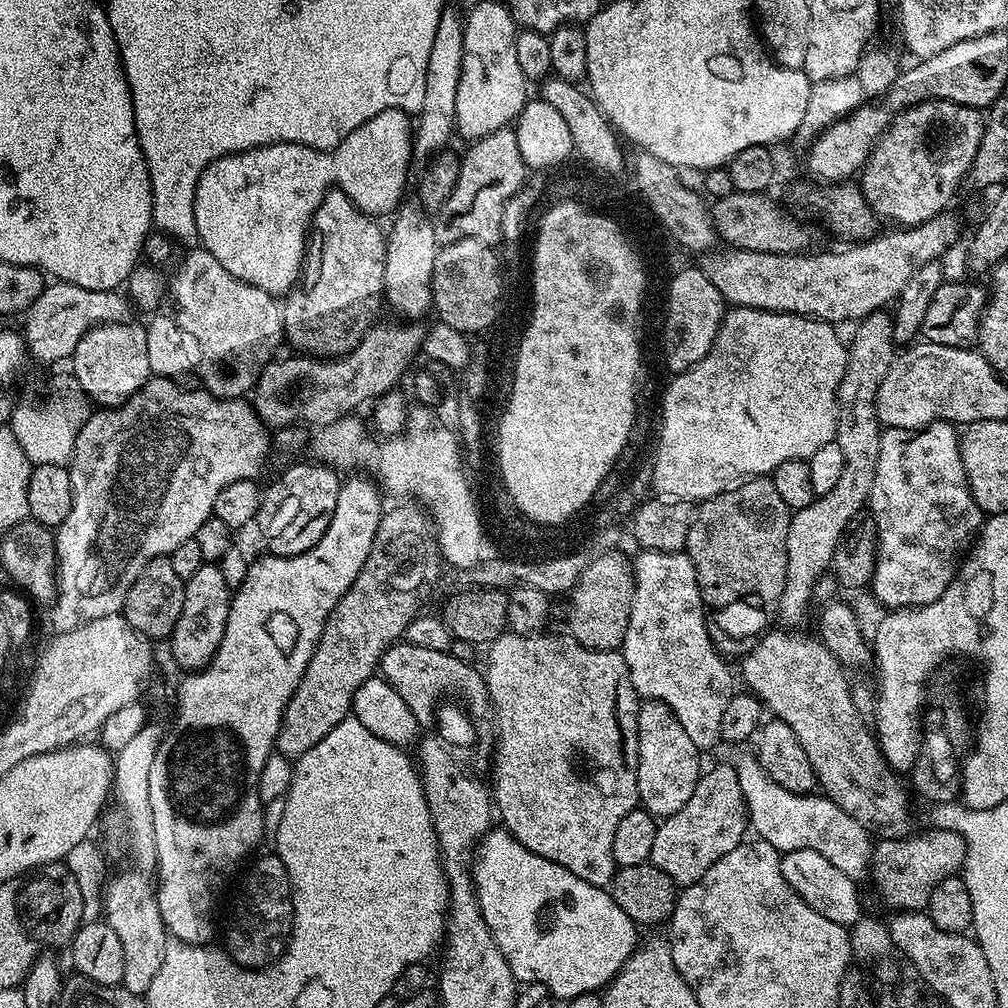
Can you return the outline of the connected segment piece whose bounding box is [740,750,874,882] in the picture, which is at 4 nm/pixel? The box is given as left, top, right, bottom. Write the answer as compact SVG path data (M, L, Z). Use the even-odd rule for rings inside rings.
M746 750L746 780L740 785L744 807L748 809L749 827L759 839L770 843L781 854L798 849L812 849L815 853L822 854L835 869L857 882L869 875L874 847L871 833L827 796L791 792L778 786L778 782L774 782L774 778L770 778L770 774L762 770L755 751L752 750Z

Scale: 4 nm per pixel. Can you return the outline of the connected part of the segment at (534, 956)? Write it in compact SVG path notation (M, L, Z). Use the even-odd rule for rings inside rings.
M493 827L484 835L483 840L480 841L475 849L474 859L470 867L472 870L472 883L476 885L476 897L478 898L480 913L494 938L494 942L498 946L498 950L506 958L513 976L516 977L517 981L523 982L525 985L540 983L542 986L546 986L557 1001L567 1002L578 994L600 992L607 989L613 978L619 974L620 967L631 958L632 953L638 947L638 939L636 940L638 925L627 916L625 910L619 908L618 903L612 897L611 891L594 886L590 882L570 874L570 870L566 870L562 865L553 862L553 860L547 860L538 854L534 854L529 848L522 846L522 842L515 840L503 827Z

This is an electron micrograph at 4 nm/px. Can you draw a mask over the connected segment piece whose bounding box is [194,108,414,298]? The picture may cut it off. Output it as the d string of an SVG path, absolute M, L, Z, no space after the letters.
M397 108L382 110L378 114L374 114L374 118L370 118L362 126L358 126L358 130L351 132L339 146L326 152L301 144L267 144L261 148L251 148L245 152L235 152L218 158L198 178L194 198L194 222L199 243L207 252L214 254L214 258L218 258L218 262L222 262L222 266L226 266L226 270L230 270L230 274L234 274L234 278L242 278L242 282L250 282L250 286L256 286L258 290L264 290L271 296L287 297L288 293L296 287L302 275L302 269L306 263L306 241L310 236L312 216L318 210L325 192L335 186L352 199L354 206L358 206L358 210L367 212L373 218L380 218L383 212L392 214L397 211L398 205L405 199L404 183L408 180L408 163L414 160L414 124L413 121L408 120L411 120L409 113Z

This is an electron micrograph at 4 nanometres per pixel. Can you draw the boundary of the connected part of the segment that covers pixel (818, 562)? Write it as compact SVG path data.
M834 438L842 446L842 474L838 477L838 486L830 494L817 496L810 506L792 513L790 530L786 538L786 586L778 605L780 616L785 625L800 626L804 615L810 611L814 584L831 569L834 550L848 529L849 524L865 511L868 495L874 486L874 474L878 466L880 440L860 440L860 438Z

